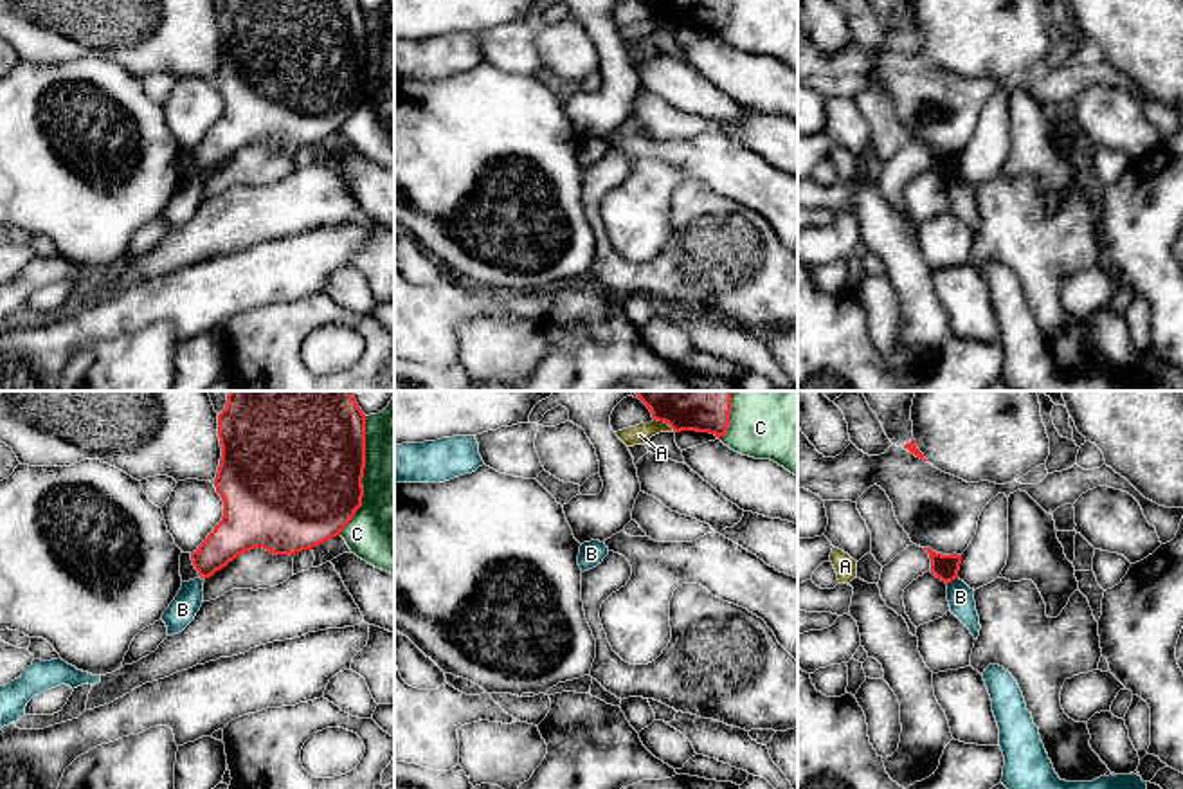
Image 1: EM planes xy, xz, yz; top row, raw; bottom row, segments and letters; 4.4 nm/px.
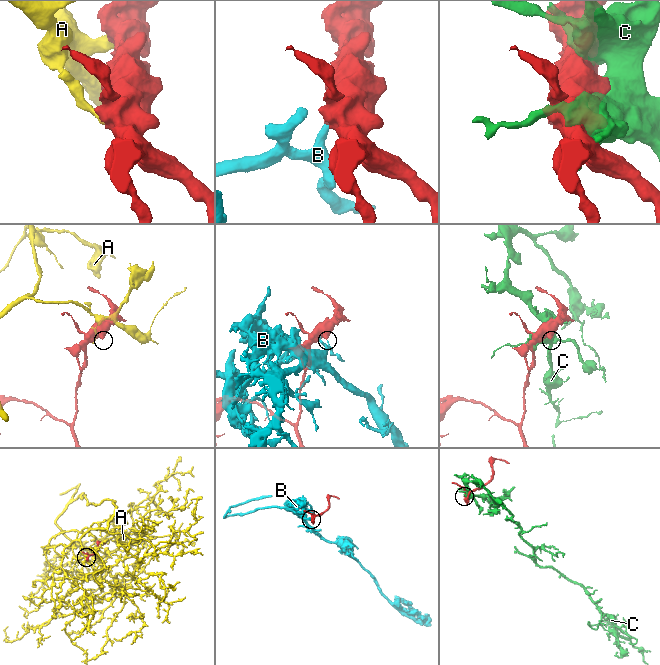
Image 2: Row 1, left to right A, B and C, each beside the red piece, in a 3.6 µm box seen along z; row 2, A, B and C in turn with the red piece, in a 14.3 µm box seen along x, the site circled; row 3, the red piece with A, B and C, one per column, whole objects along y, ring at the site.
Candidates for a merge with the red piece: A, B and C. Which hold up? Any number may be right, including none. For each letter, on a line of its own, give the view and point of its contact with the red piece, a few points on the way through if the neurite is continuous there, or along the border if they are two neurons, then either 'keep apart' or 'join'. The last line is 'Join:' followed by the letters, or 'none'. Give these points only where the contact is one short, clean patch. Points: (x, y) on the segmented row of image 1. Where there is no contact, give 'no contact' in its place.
A: meets red in xz at (665, 422); keep apart
B: meets red in yz at (951, 580); border along yz (957, 577), (948, 584); keep apart
C: meets red in xy at (362, 476); keep apart
Join: none

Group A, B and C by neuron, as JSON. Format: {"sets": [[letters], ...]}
{"sets": [["A"], ["B"], ["C"]]}

